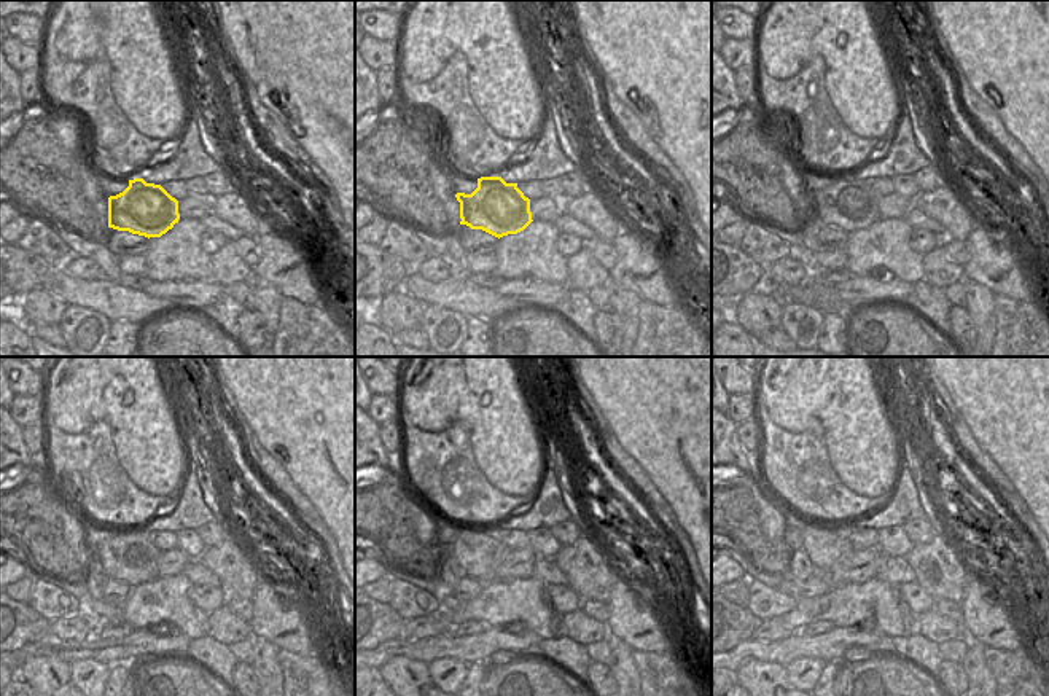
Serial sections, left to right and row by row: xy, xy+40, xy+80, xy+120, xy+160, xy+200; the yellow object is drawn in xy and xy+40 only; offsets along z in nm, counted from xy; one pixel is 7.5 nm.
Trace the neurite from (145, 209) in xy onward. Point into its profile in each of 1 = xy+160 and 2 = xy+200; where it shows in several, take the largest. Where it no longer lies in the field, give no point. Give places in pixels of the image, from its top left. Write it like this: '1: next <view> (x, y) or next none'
1: next xy+160 (478, 553)
2: next xy+200 (825, 545)

